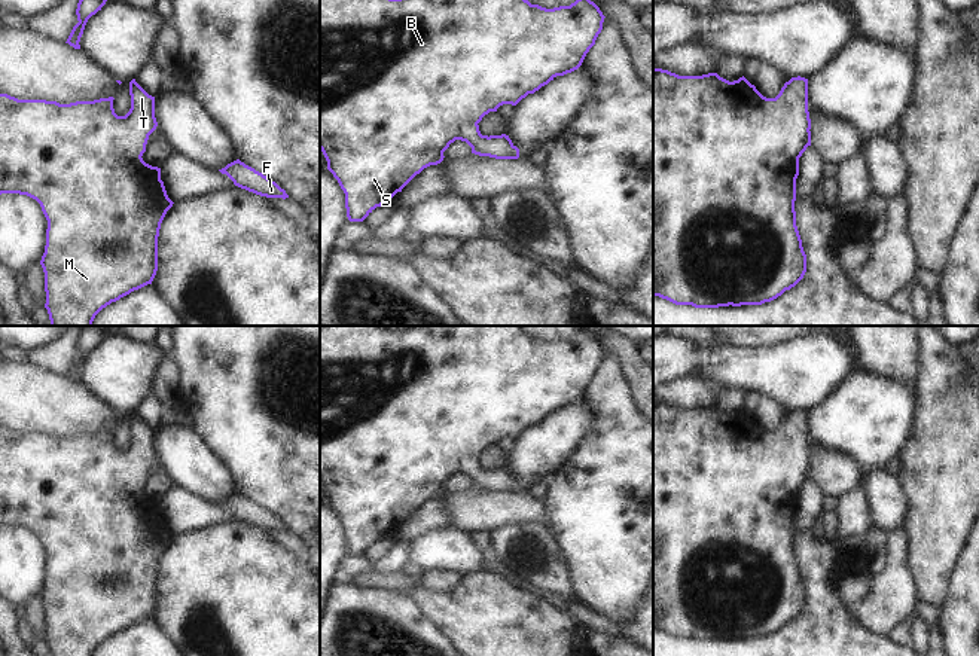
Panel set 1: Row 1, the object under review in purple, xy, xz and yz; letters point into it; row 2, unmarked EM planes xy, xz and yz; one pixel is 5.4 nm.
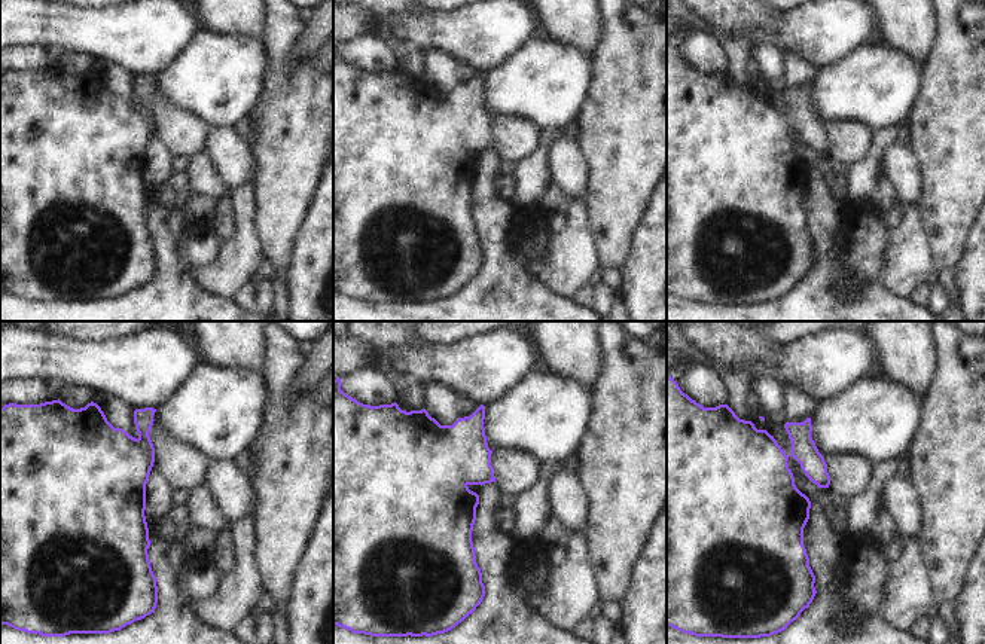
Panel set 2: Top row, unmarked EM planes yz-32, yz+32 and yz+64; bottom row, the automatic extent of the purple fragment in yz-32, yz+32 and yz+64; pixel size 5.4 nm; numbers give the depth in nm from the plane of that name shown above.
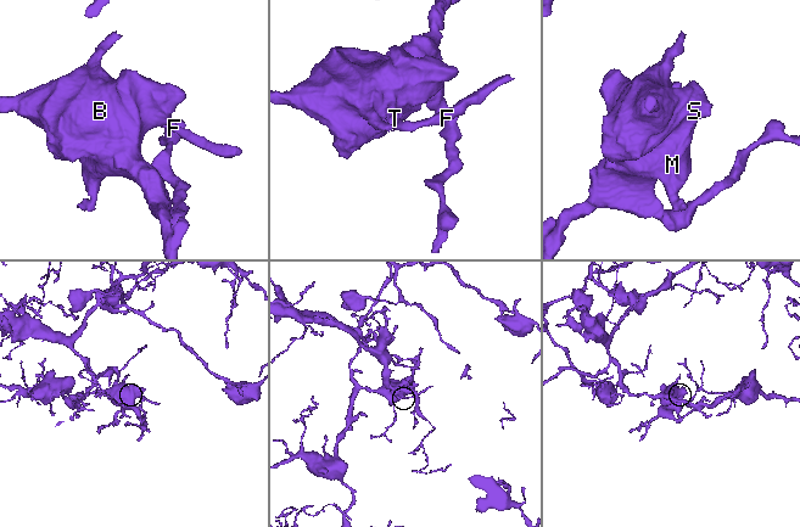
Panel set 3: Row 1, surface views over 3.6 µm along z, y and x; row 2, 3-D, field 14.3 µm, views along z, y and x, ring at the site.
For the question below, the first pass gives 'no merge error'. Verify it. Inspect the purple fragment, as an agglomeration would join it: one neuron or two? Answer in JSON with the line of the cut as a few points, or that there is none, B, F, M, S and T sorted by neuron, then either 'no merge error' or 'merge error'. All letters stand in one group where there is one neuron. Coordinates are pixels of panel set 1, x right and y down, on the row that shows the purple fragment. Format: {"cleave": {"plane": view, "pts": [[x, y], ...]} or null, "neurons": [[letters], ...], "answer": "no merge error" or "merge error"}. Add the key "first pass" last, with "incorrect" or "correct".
{"cleave": null, "neurons": [["B", "F", "M", "S", "T"]], "answer": "no merge error", "first pass": "correct"}

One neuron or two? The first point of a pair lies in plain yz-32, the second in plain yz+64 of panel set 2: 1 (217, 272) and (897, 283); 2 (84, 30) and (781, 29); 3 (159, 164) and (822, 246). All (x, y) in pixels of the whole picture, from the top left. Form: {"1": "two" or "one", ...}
{"1": "one", "2": "one", "3": "one"}

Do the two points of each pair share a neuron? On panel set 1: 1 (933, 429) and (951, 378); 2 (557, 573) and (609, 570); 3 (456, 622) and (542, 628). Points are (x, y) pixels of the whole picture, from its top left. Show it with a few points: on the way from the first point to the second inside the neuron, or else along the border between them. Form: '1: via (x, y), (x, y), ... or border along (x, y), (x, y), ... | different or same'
1: via (945, 417), (949, 412), (949, 390) | same
2: border along (555, 540), (564, 560), (575, 598) | different
3: via (476, 622), (490, 622), (497, 628), (521, 628) | same

